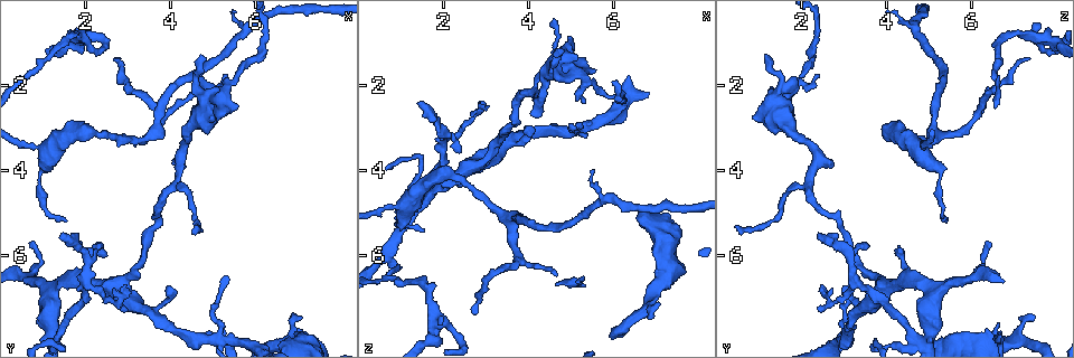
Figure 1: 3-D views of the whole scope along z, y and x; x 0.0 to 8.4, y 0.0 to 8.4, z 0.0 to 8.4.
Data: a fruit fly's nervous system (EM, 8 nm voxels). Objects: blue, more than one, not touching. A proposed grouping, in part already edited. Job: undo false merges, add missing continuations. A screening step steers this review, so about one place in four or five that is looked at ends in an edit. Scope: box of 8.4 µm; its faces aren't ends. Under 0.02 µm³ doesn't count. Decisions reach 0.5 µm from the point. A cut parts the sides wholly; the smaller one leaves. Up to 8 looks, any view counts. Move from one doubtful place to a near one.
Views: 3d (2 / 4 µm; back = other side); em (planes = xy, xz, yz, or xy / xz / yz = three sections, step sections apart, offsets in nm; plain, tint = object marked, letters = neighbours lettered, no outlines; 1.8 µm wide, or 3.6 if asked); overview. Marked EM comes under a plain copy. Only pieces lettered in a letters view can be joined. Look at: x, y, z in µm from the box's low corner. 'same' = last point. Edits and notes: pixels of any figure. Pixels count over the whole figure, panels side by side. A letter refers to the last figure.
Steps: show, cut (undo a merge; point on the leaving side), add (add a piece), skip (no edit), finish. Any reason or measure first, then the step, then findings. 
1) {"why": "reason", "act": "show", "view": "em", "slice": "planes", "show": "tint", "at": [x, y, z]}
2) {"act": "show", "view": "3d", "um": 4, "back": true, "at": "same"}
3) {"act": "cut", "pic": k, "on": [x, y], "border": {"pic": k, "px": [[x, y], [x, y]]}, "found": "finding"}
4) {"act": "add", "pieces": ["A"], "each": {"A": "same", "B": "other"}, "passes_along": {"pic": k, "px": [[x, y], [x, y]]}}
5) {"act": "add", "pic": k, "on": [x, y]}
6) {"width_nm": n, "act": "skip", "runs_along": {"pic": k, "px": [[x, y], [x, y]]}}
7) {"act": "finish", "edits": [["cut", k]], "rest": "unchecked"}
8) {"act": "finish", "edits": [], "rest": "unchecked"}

{"why": "free end", "act": "show", "view": "3d", "um": 4, "at": [1.45, 5.50, 2.45]}

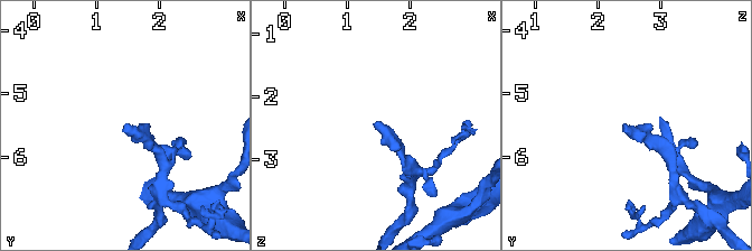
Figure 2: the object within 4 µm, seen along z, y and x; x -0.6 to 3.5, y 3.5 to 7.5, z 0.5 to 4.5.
{"act": "show", "view": "em", "slice": "planes", "show": "letters", "at": [1.40, 5.55, 2.45]}

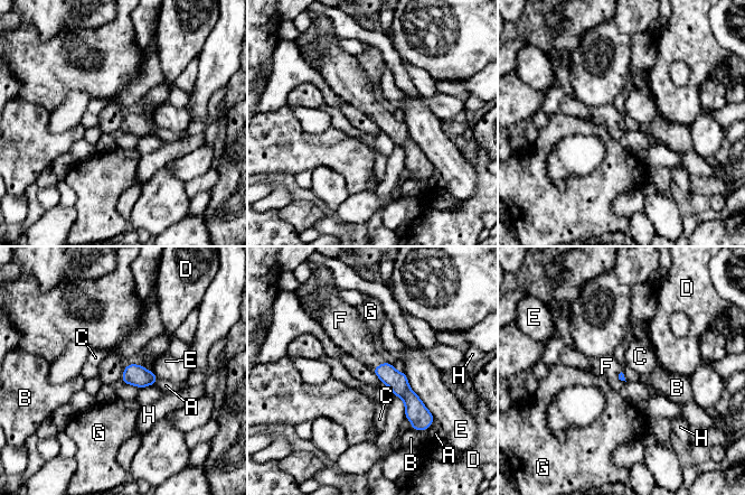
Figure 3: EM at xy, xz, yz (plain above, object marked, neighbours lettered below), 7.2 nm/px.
{"longest_contact_nm": ["E", 420], "act": "add", "pieces": ["F"], "each": {"A": "other", "B": "other", "C": "other", "D": "other", "E": "other", "F": "same", "G": "other", "H": "other"}, "passes_along": {"pic": 3, "px": [[396, 381], [378, 365], [356, 339]]}, "found": "it goes on there"}

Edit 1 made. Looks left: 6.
{"why": "small branch off a trunk", "act": "show", "view": "em", "slice": "yz", "step": 16, "show": "letters", "at": [2.65, 6.70, 3.85]}

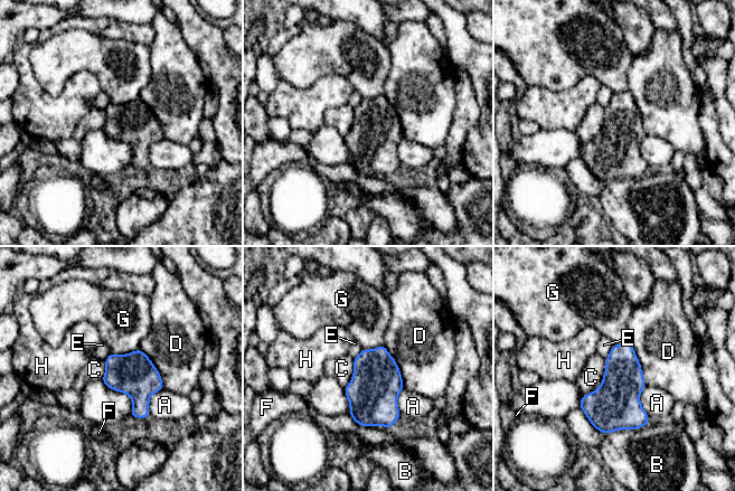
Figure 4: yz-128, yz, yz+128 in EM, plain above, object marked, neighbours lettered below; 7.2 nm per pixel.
{"width_nm": 300, "act": "skip", "each": {"A": "other", "B": "other", "C": "other", "D": "other", "E": "other", "F": "other", "G": "other", "H": "other"}, "border": {"pic": 4, "px": [[606, 358], [601, 384], [583, 395]]}, "found": "continuous, no second cell"}

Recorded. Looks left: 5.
{"act": "finish", "edits": [["add", 3]], "rest": "unchecked"}

